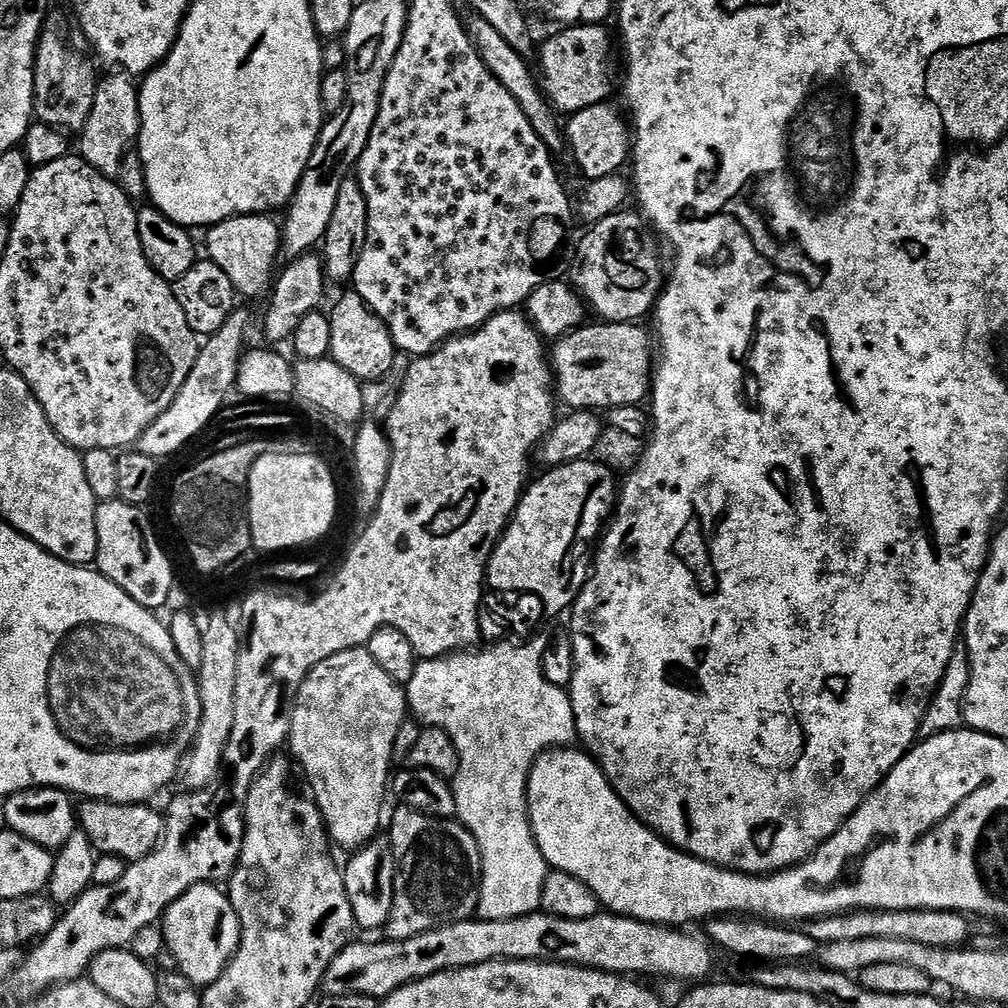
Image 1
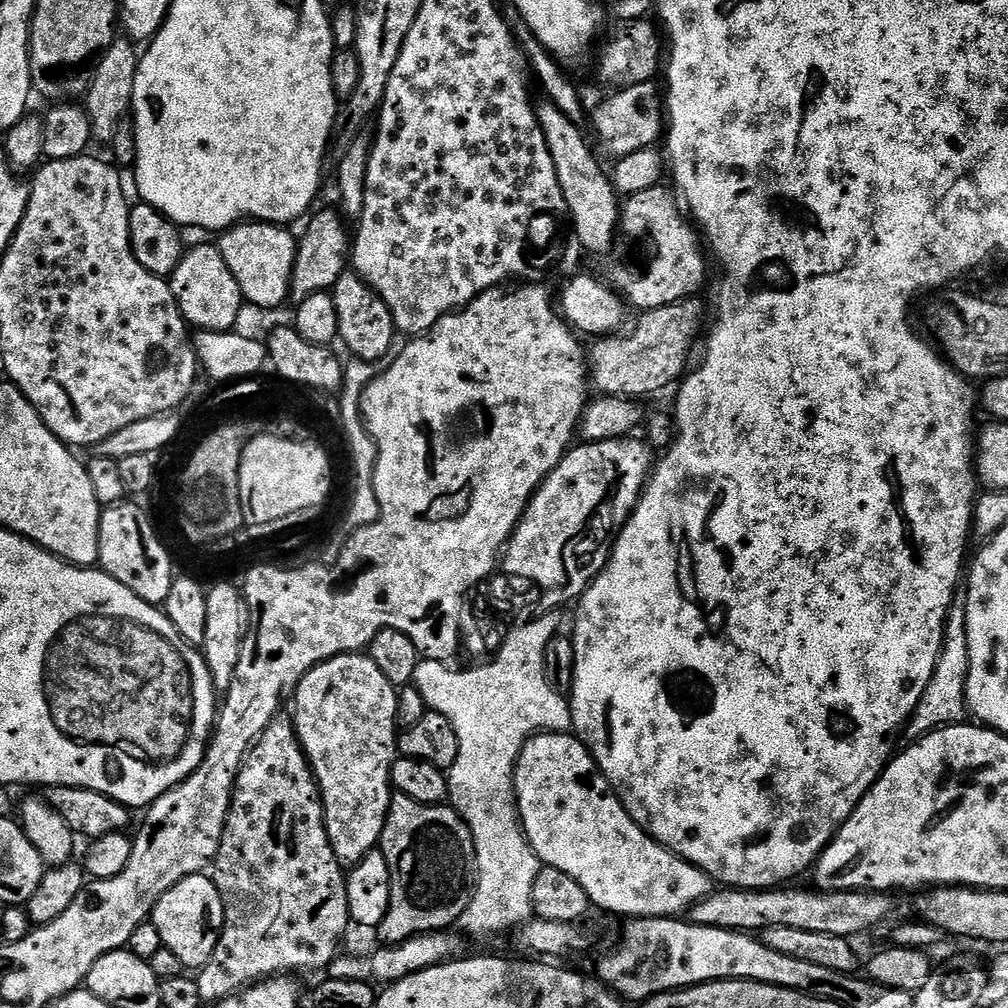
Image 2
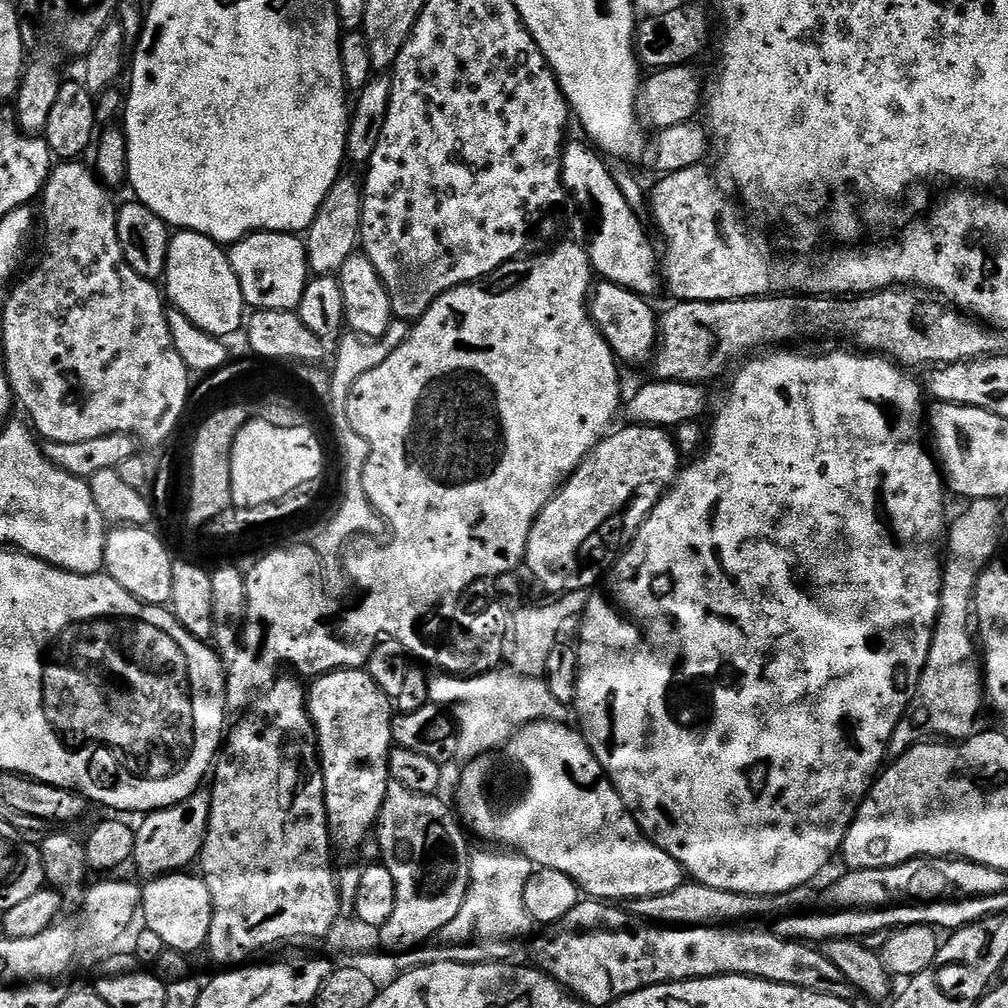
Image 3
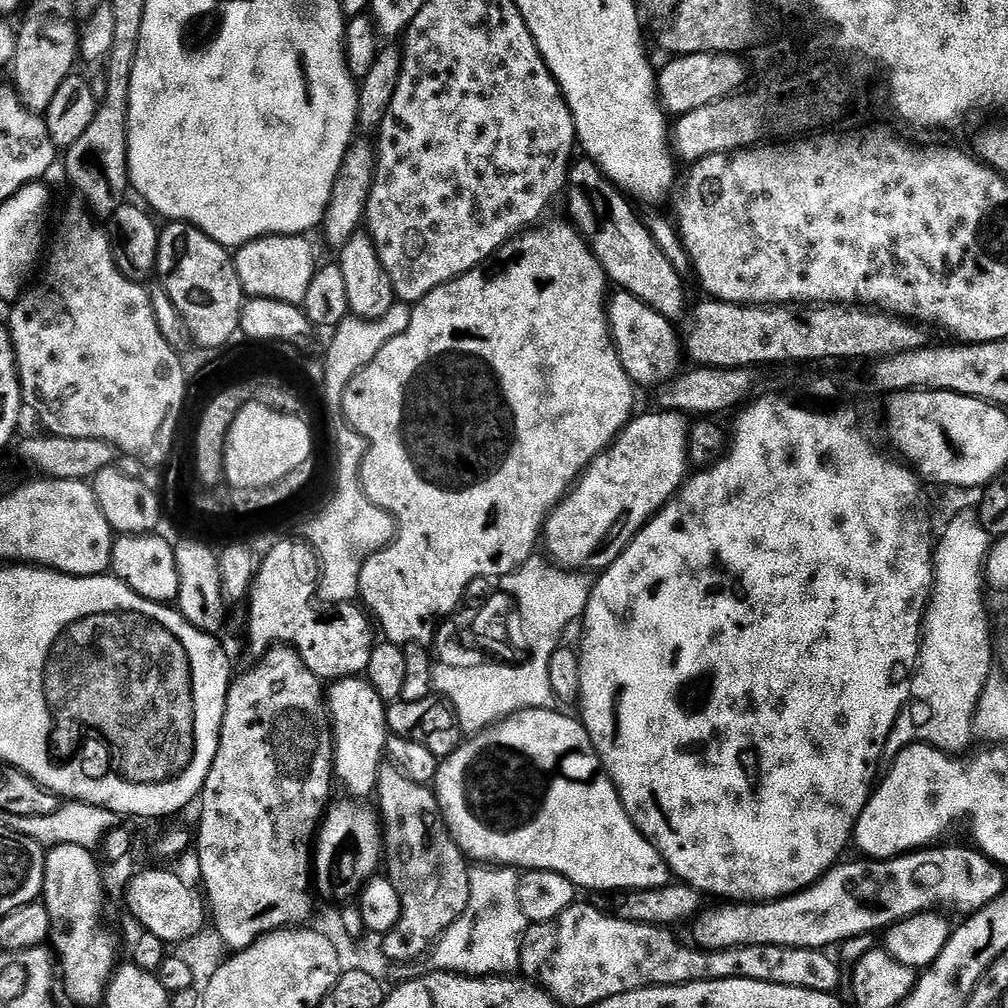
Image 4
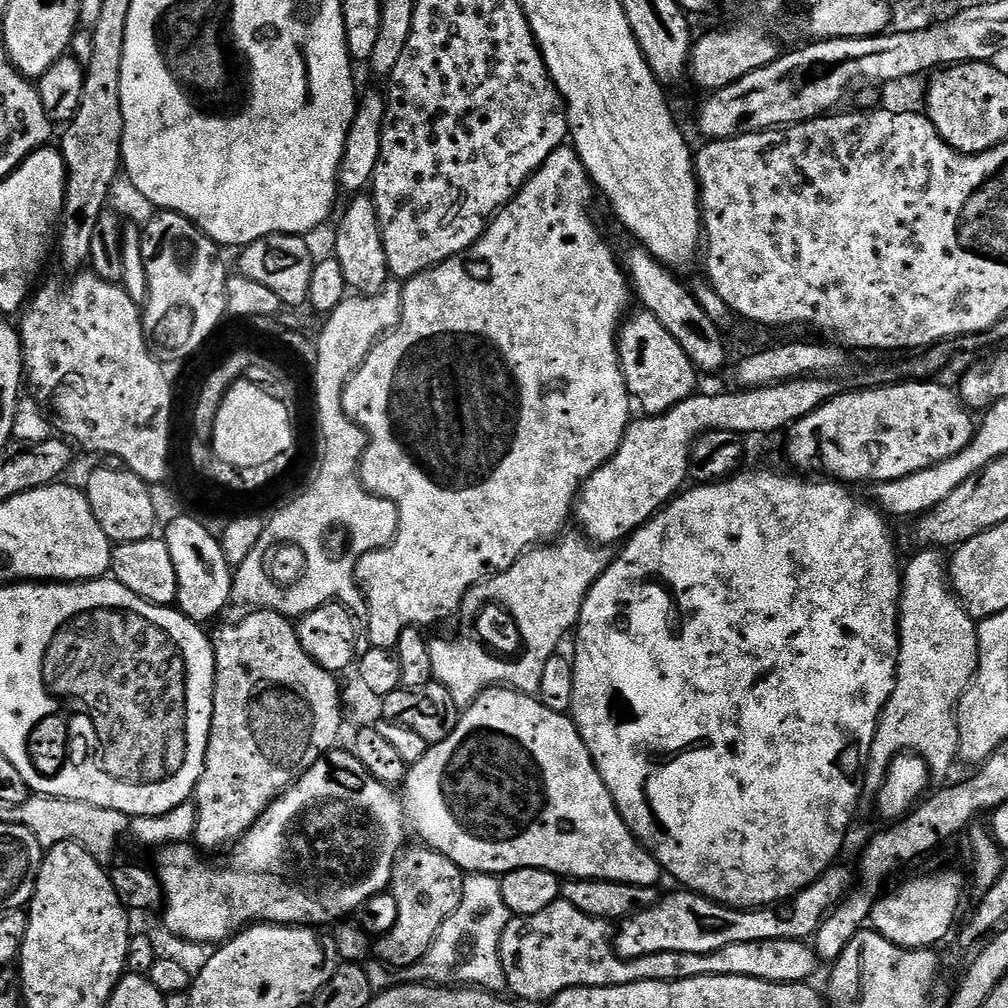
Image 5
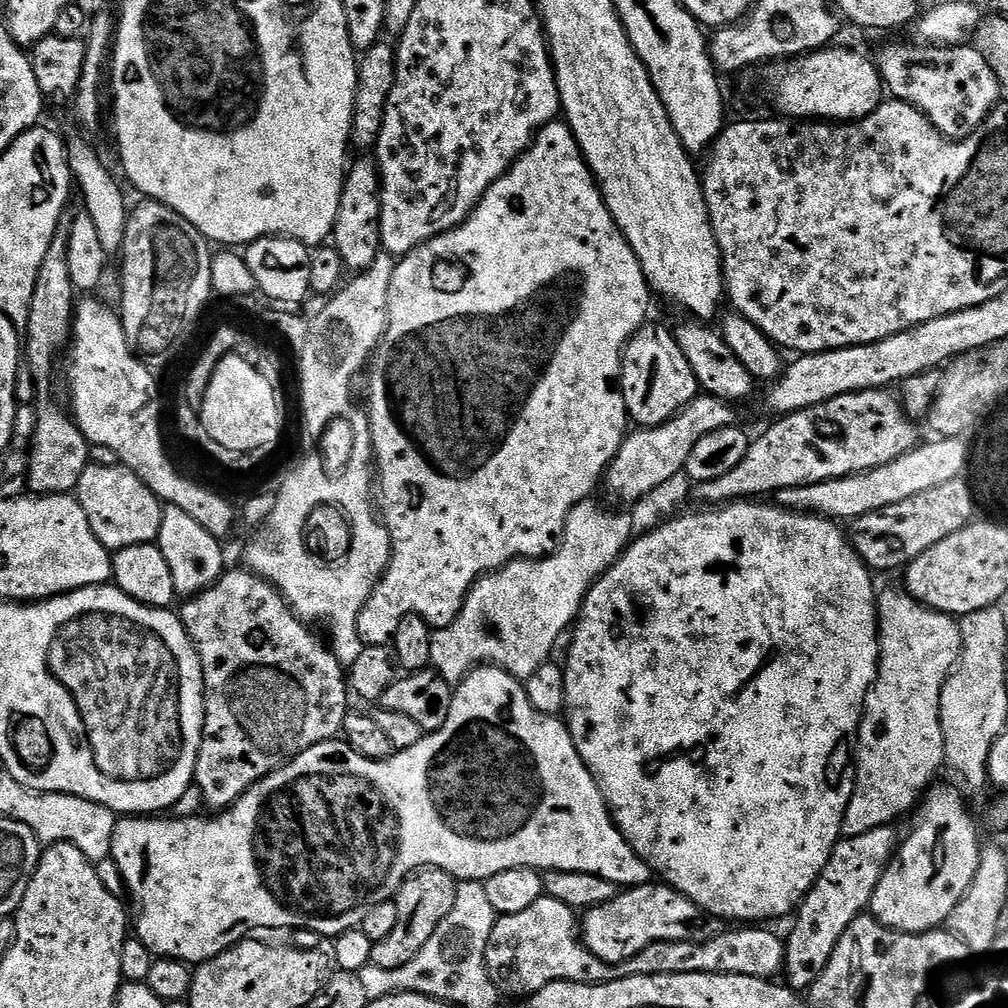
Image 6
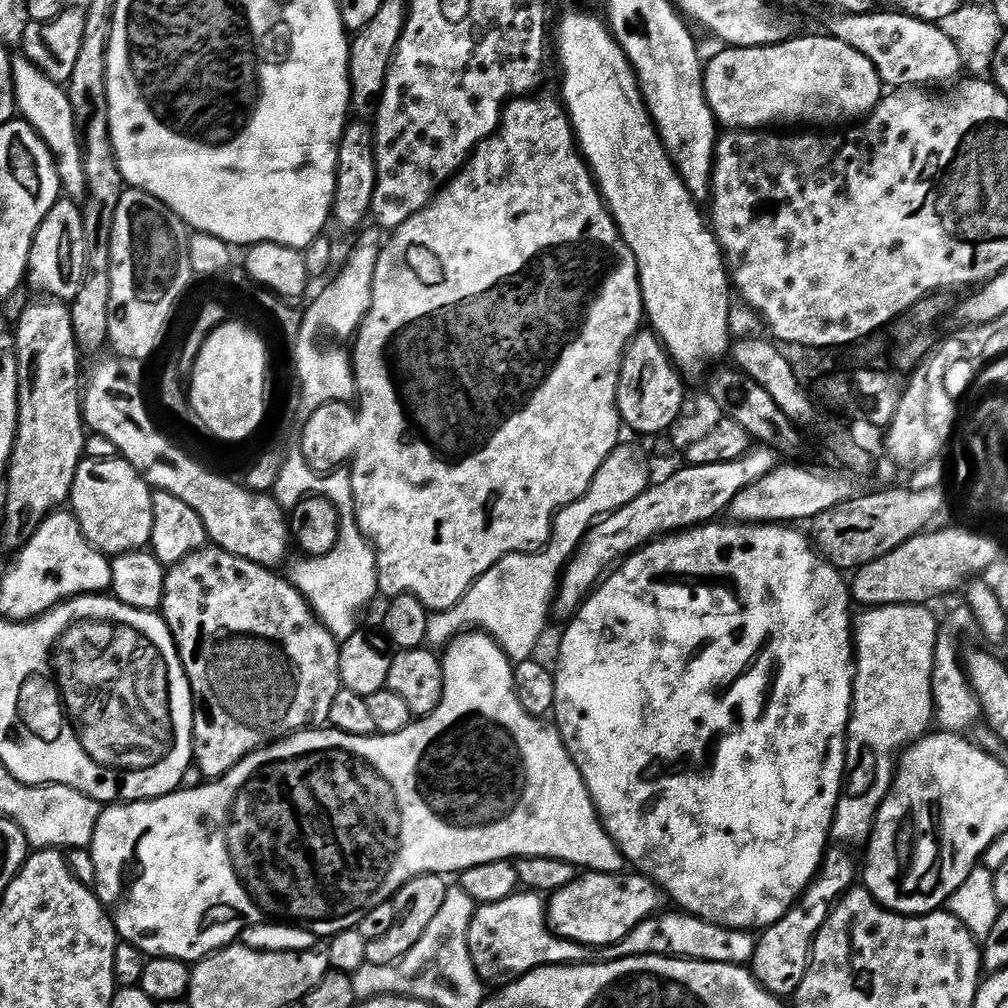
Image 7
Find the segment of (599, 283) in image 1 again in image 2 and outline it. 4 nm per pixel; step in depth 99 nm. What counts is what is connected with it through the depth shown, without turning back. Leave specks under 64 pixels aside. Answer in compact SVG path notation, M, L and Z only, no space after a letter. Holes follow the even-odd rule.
M664 186L642 190L627 197L620 209L619 231L623 235L625 232L636 243L636 268L629 272L612 268L606 280L633 309L636 307L640 312L695 297L708 276L705 245L677 197L669 192Z

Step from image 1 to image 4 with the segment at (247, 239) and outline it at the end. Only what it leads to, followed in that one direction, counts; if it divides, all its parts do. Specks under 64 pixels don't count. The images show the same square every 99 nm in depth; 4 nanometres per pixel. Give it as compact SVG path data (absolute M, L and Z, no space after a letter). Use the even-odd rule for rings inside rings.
M303 235L261 236L235 249L236 273L249 297L274 298L278 302L303 305L310 282L318 269L316 252Z

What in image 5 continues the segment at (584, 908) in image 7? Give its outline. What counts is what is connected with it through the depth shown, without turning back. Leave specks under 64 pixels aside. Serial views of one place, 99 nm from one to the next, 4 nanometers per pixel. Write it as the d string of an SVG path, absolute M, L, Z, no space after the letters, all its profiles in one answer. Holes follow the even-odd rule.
M833 866L828 871L823 872L818 880L813 882L809 888L803 890L786 900L782 904L775 906L765 906L762 908L731 908L725 904L714 902L705 896L699 896L697 892L687 890L676 890L661 895L657 904L650 906L641 912L635 912L632 916L625 917L619 921L614 932L614 943L616 953L624 960L637 960L650 954L662 954L663 952L673 952L674 954L710 954L714 950L722 950L722 946L734 945L737 942L770 942L771 940L802 940L807 941L815 937L820 924L828 916L829 912L852 891L854 887L854 872L848 868Z

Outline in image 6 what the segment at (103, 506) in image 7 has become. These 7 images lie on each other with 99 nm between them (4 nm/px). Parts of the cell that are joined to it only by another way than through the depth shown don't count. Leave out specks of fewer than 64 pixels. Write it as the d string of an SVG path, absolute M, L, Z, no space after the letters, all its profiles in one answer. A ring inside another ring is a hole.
M89 462L86 470L82 470L82 478L78 478L74 495L82 510L86 510L86 518L90 518L90 530L94 530L104 548L115 550L159 541L164 513L162 501L130 469Z

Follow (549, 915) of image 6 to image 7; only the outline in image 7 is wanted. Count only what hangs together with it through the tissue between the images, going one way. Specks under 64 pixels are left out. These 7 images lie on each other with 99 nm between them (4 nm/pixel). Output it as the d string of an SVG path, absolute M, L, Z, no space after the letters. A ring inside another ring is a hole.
M522 890L493 904L481 904L472 919L470 928L470 950L481 980L488 986L513 984L518 978L539 968L555 964L583 964L589 959L589 949L556 935L548 926L548 906L545 897L539 892ZM676 910L675 913L666 912L659 917L660 925L656 925L656 922L649 922L636 929L634 941L636 940L637 946L640 947L637 949L641 953L741 966L751 965L754 960L758 940L751 931L711 924L700 916L690 916L683 910Z

